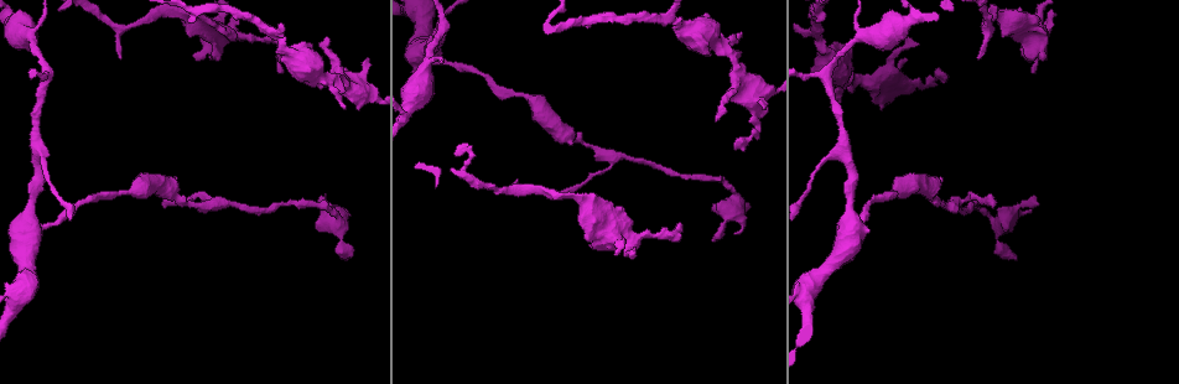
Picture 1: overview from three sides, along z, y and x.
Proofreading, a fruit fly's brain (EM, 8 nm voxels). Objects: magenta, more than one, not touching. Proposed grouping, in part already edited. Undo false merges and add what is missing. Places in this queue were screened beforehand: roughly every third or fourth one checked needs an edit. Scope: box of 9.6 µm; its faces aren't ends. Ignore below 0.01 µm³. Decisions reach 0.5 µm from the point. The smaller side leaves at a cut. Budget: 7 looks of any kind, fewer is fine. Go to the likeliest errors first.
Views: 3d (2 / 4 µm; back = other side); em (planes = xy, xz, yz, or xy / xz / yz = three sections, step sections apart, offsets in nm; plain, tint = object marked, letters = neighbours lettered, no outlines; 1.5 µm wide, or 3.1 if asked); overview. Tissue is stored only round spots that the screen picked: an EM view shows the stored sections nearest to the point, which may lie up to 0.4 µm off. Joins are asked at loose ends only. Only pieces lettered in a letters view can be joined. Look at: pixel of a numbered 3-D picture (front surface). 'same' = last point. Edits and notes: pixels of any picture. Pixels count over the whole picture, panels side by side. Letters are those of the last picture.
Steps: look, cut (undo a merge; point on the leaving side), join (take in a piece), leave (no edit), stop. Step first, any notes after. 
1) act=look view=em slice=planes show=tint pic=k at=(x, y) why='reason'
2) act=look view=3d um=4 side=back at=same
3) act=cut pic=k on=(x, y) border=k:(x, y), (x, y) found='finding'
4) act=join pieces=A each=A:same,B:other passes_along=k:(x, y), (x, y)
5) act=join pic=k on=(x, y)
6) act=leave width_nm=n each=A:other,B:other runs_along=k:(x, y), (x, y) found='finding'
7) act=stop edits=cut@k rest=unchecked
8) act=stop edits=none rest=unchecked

act=look view=3d um=2 pic=1 at=(1033, 73) why='free end'

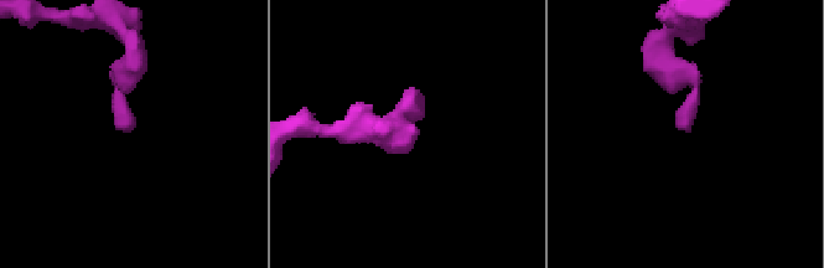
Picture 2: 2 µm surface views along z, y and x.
act=look view=em slice=planes show=plain pic=2 at=(689, 125)

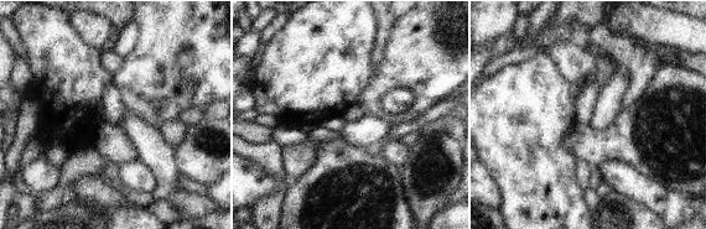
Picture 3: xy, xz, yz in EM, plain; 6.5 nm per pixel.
act=look view=em slice=planes show=letters at=same why='what lies round it'

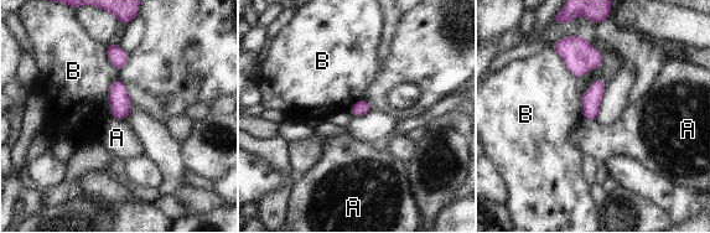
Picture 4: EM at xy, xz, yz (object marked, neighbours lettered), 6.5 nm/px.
act=leave longest_contact=B:280nm each=A:other,B:other found='none of them fits'

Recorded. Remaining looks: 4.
act=look view=3d um=4 pic=1 at=(921, 84) why='calibre changes'

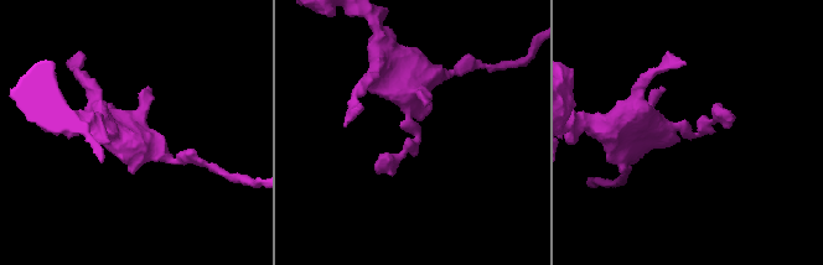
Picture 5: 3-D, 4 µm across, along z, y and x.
act=look view=em slice=planes show=tint pic=5 at=(685, 131) arm_widths_nm=180,300 why='shape alone is not enough'

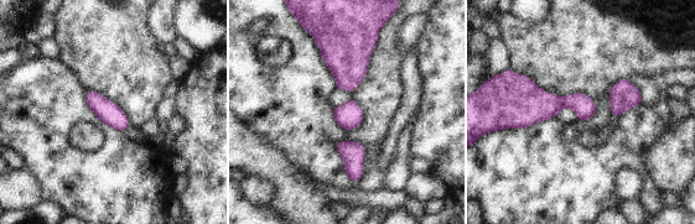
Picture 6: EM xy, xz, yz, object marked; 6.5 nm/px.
act=look view=em slice=planes show=letters at=same

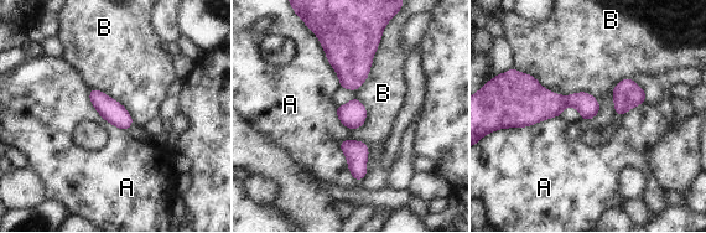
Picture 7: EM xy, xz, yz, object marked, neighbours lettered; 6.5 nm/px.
act=leave each=A:other,B:other border=7:(560, 115), (525, 127), (504, 129) found='continuous, no second neuron'

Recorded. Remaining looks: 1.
act=stop edits=none rest=unchecked

